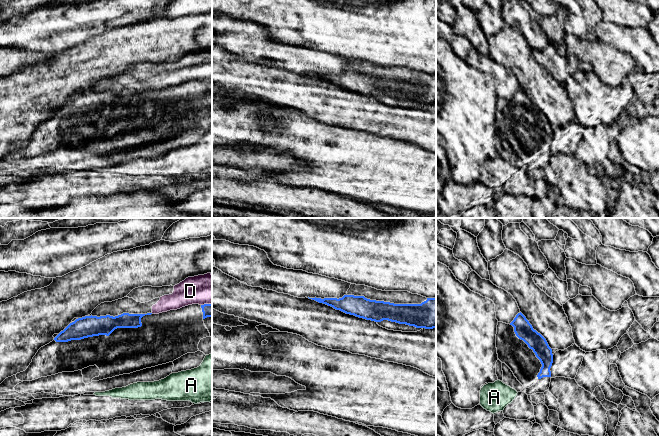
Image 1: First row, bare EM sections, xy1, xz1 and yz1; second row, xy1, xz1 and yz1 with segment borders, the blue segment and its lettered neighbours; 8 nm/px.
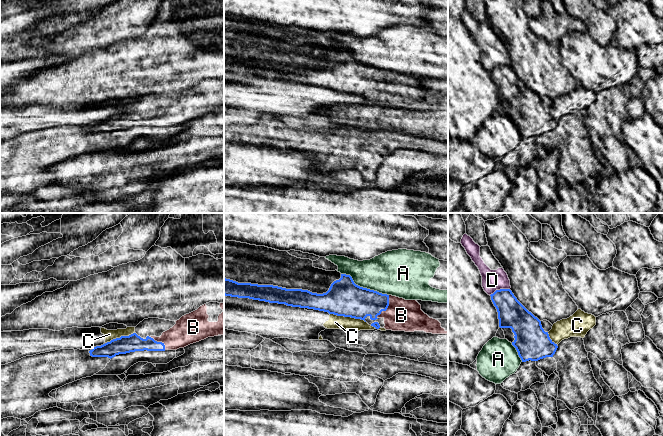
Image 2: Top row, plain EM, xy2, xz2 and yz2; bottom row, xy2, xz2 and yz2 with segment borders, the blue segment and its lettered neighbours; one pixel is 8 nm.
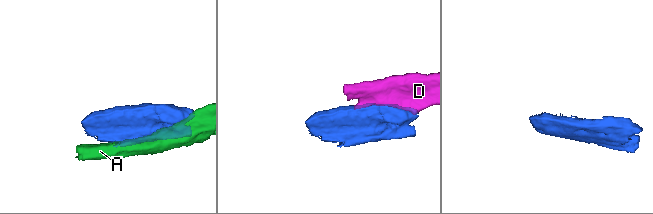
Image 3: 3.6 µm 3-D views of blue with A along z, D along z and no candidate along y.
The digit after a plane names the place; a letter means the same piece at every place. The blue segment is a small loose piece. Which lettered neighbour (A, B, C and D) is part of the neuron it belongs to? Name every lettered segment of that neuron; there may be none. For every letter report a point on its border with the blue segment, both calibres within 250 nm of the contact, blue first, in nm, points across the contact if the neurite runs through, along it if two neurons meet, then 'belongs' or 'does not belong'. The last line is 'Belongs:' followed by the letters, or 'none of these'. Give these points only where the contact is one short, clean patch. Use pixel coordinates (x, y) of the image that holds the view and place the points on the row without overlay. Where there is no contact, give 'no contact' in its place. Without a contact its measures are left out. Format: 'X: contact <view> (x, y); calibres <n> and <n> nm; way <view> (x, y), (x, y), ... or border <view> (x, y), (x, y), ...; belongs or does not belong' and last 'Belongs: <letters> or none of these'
A: contact xz2 (364, 64); calibres 280 and 340 nm; does not belong
B: contact xz2 (387, 83); calibres 260 and 260 nm; belongs
C: contact xz2 (348, 92); calibres 280 and 110 nm; border xz2 (330, 89), (360, 94), (365, 98); does not belong
D: contact yz2 (500, 65); calibres 220 and 170 nm; does not belong
Belongs: B

